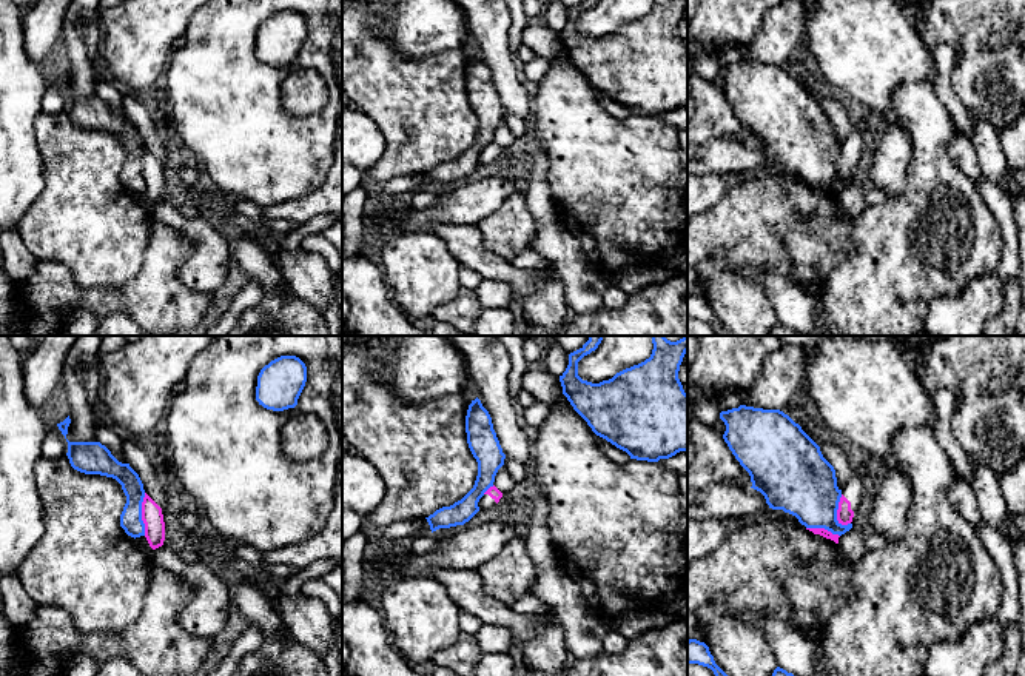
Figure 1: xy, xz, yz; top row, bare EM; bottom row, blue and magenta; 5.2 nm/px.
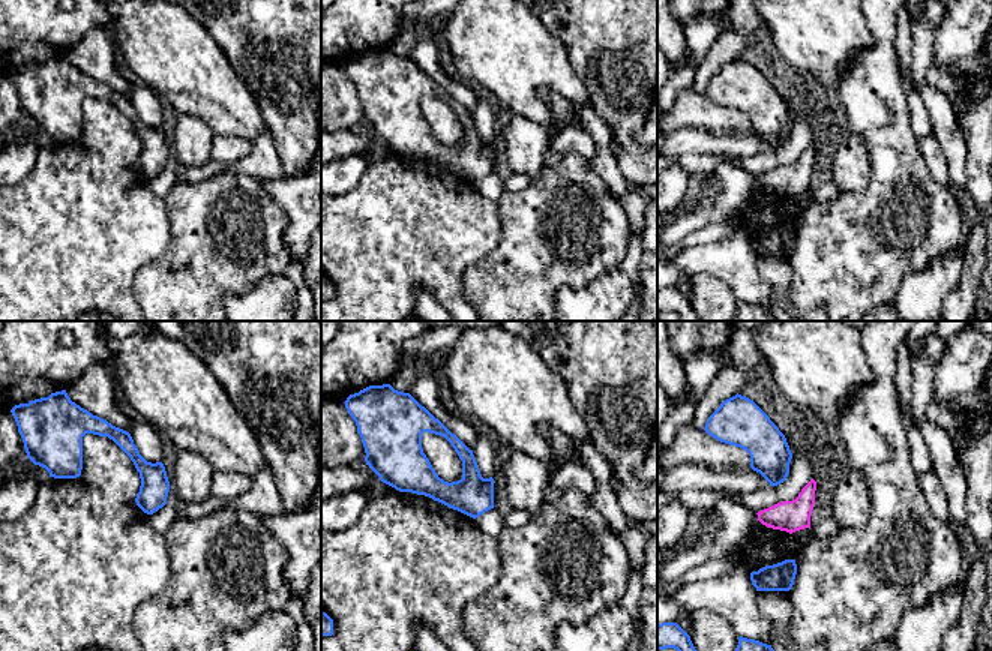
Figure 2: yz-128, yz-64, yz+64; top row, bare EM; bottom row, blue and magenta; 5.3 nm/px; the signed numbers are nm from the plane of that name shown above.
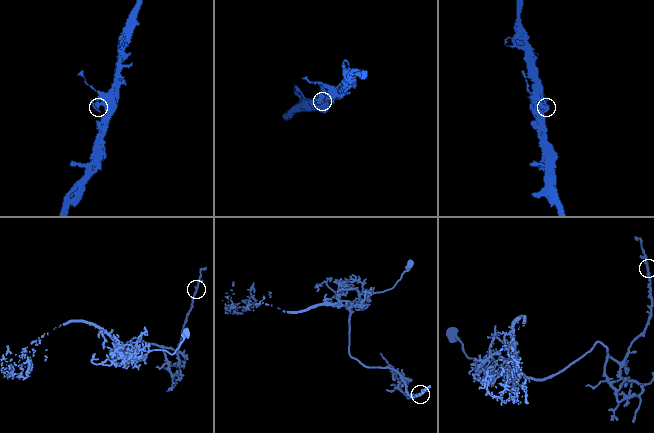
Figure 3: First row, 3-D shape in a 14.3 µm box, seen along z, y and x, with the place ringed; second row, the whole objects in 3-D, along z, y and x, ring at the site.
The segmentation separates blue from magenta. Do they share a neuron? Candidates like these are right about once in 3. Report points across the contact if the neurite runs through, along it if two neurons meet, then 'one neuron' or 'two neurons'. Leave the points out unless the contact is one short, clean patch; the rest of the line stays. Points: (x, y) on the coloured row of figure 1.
along xy (145, 493), (142, 502), (144, 535) | two neurons

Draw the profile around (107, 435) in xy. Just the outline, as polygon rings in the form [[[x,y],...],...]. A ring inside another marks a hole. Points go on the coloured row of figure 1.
[[[85,359],[80,363],[80,373],[83,376],[83,385],[86,390],[89,408],[94,416],[94,431],[97,440],[105,445],[119,462],[128,463],[123,454],[123,437],[113,425],[102,422],[97,416],[96,400],[99,399],[102,388],[102,374],[99,371],[99,366],[89,359]]]

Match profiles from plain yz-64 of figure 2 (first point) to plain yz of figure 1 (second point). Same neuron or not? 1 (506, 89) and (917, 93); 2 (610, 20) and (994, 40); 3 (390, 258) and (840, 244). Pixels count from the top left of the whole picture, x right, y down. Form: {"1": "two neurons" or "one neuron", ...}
{"1": "two neurons", "2": "two neurons", "3": "one neuron"}

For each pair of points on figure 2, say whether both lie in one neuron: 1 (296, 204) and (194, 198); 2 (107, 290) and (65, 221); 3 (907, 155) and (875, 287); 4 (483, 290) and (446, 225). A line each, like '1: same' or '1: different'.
1: different
2: same
3: same
4: different

